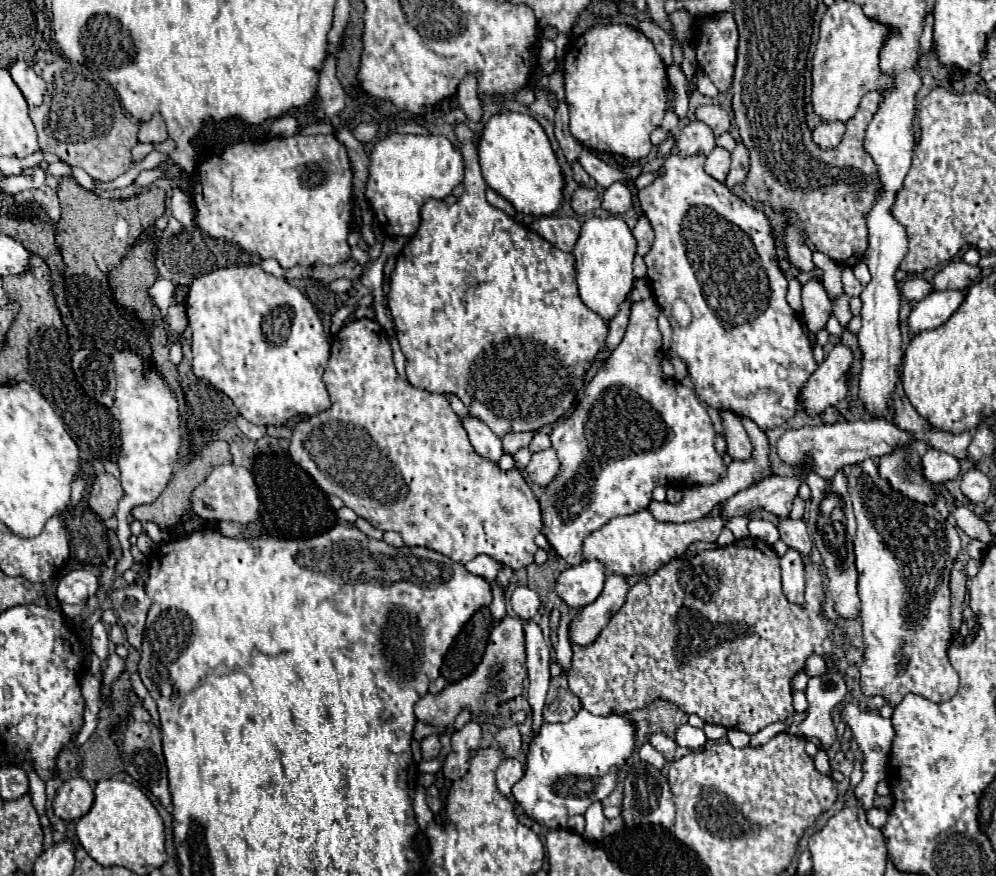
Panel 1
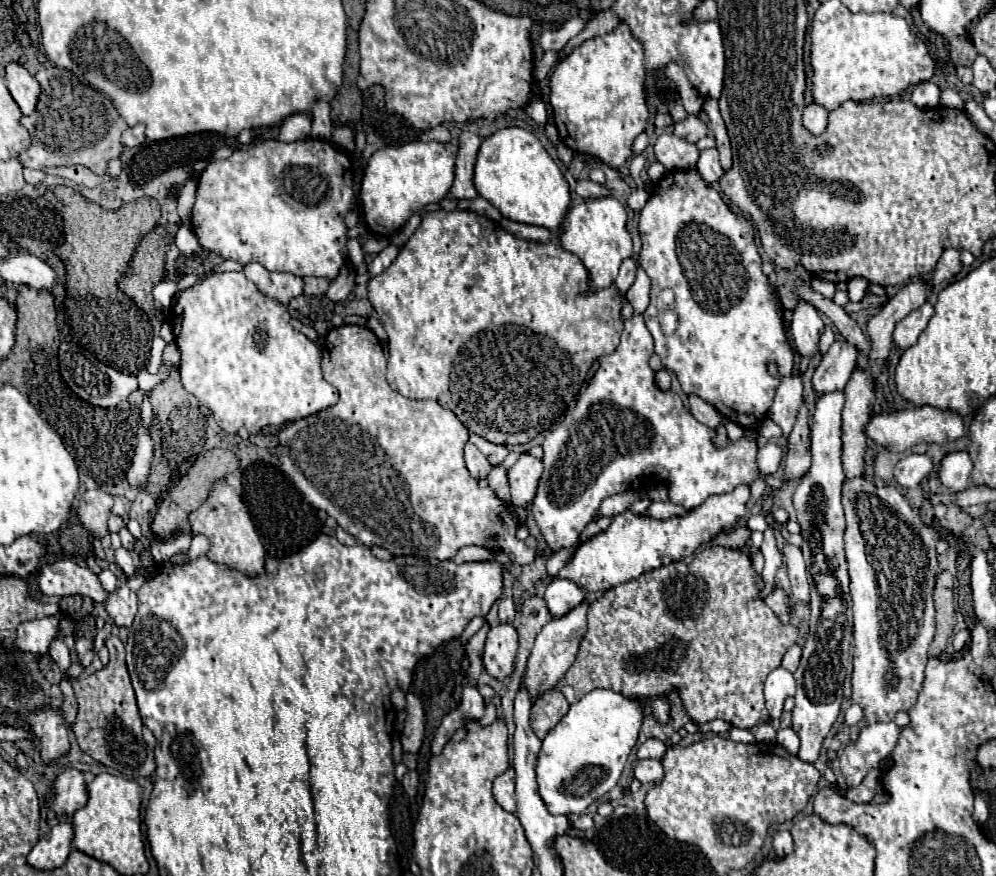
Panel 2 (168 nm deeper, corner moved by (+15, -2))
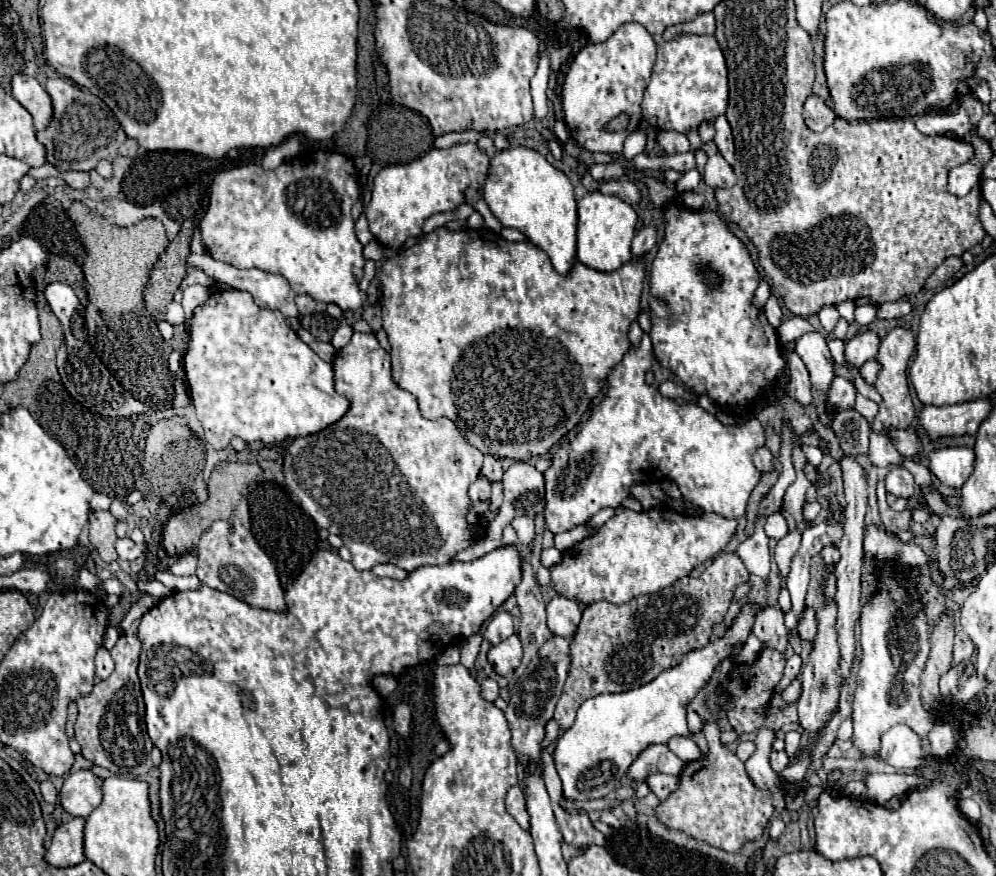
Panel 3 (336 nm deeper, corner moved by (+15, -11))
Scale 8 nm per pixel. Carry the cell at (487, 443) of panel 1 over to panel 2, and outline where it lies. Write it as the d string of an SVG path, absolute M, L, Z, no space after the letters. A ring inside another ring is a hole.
M471 442L465 444L465 462L467 462L467 470L471 472L473 478L485 478L491 470L491 464L487 462L487 458Z

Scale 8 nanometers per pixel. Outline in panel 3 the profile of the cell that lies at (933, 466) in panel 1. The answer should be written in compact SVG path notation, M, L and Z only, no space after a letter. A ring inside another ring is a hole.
M893 467L885 477L885 489L887 489L887 493L891 493L895 497L907 499L915 491L913 475L905 467Z

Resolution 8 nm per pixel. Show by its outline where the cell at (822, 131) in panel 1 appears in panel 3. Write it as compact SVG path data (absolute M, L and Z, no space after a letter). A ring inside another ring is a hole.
M819 95L807 97L803 117L805 117L805 123L811 131L825 131L837 119L833 109Z

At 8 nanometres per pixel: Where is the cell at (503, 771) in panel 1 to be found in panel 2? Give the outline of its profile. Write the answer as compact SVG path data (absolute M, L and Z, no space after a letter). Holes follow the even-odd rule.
M513 768L505 770L503 774L499 774L493 780L493 796L497 800L497 804L507 810L507 812L515 812L517 804L515 804L515 774Z

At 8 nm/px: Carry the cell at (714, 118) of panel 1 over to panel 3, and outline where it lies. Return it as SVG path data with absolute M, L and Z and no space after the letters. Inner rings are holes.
M663 131L657 135L657 143L659 147L667 153L667 155L675 155L675 153L685 153L689 151L689 141L683 133L677 131Z

